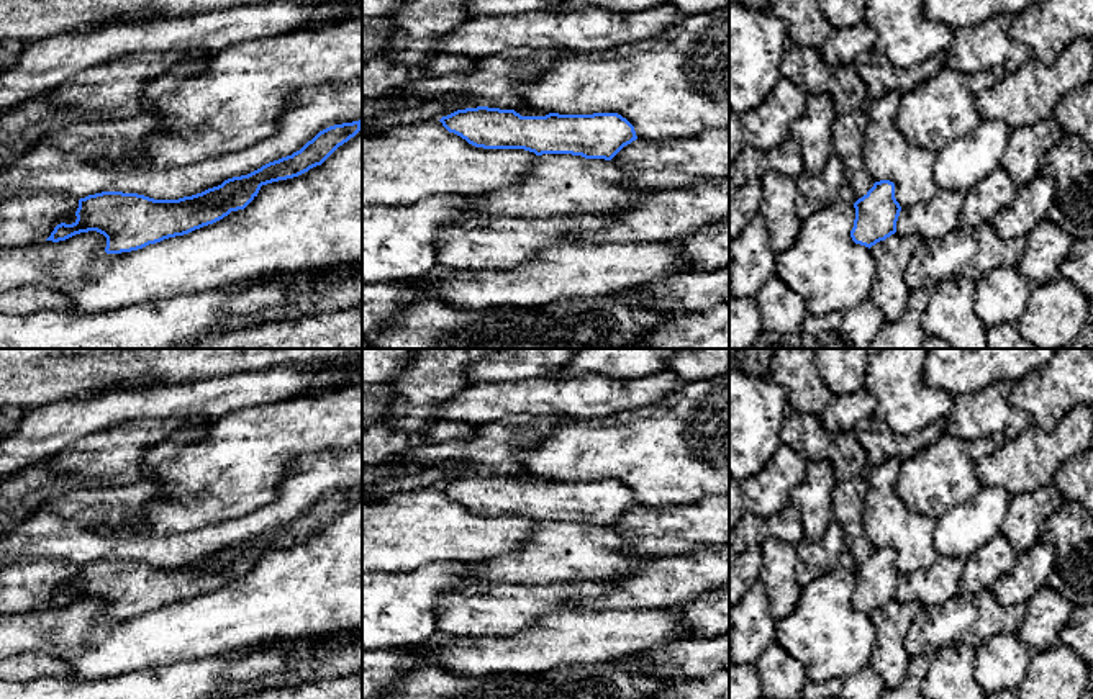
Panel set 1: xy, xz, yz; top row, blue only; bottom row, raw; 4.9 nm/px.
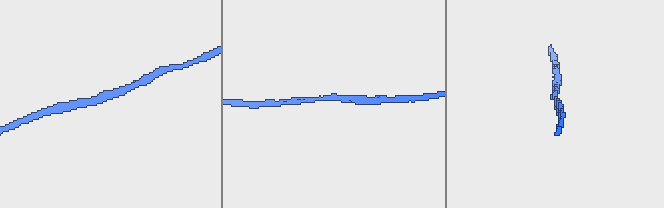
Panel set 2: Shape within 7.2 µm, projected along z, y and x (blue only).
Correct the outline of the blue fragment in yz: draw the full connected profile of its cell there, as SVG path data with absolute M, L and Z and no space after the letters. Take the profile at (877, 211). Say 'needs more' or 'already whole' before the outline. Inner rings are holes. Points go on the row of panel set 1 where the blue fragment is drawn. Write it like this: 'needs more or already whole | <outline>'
already whole | M875 182L873 187L854 203L855 219L850 237L855 244L872 247L896 232L901 211L895 198L895 183Z

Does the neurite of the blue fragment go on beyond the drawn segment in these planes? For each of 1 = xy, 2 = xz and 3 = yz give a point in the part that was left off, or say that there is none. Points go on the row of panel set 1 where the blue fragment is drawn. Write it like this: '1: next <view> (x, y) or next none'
1: next none
2: next none
3: next none

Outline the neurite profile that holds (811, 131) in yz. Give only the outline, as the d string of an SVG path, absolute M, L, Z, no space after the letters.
M828 92L808 97L800 118L791 124L791 136L801 147L805 170L819 175L834 154L831 126L836 118L834 100Z

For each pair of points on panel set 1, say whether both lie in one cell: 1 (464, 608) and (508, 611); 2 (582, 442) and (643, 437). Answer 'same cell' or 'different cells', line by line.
1: same cell
2: same cell

